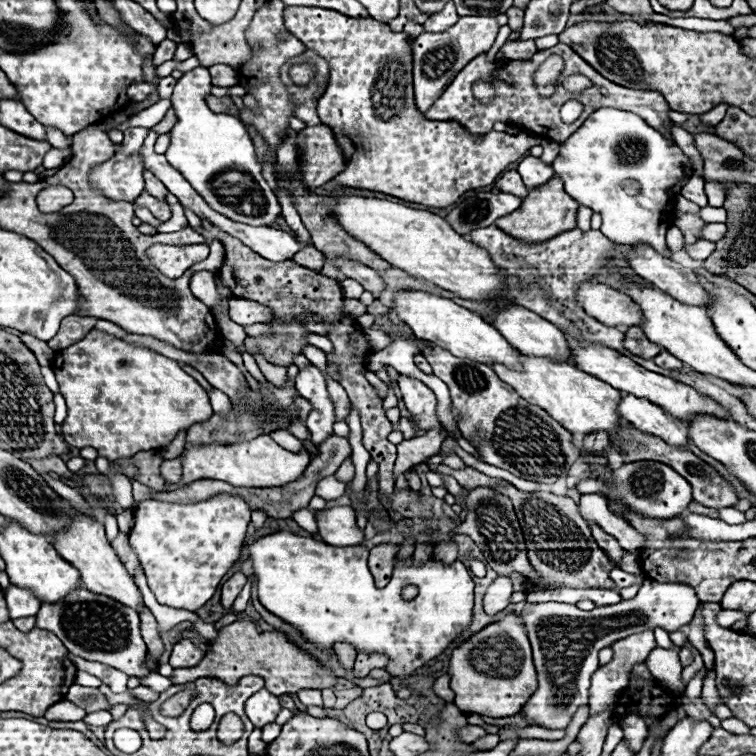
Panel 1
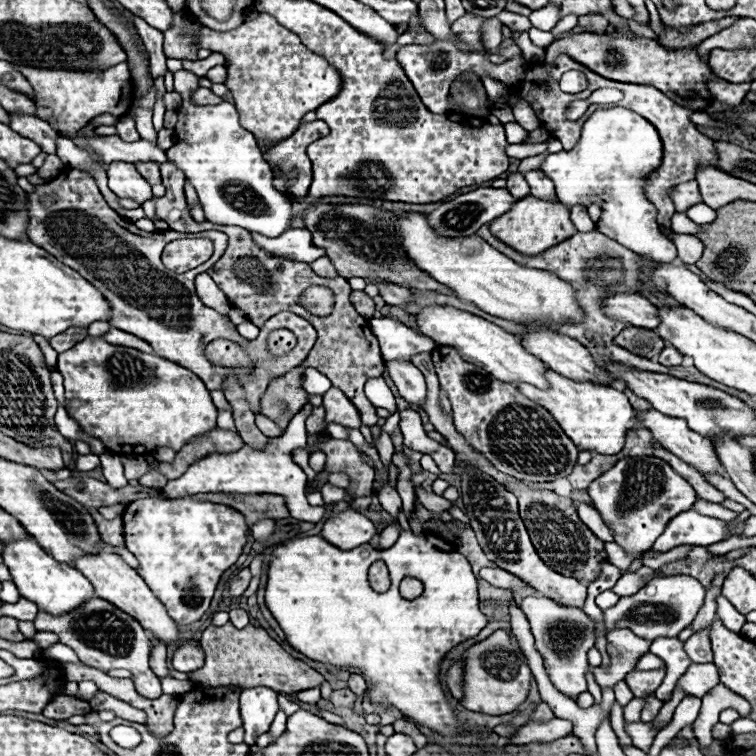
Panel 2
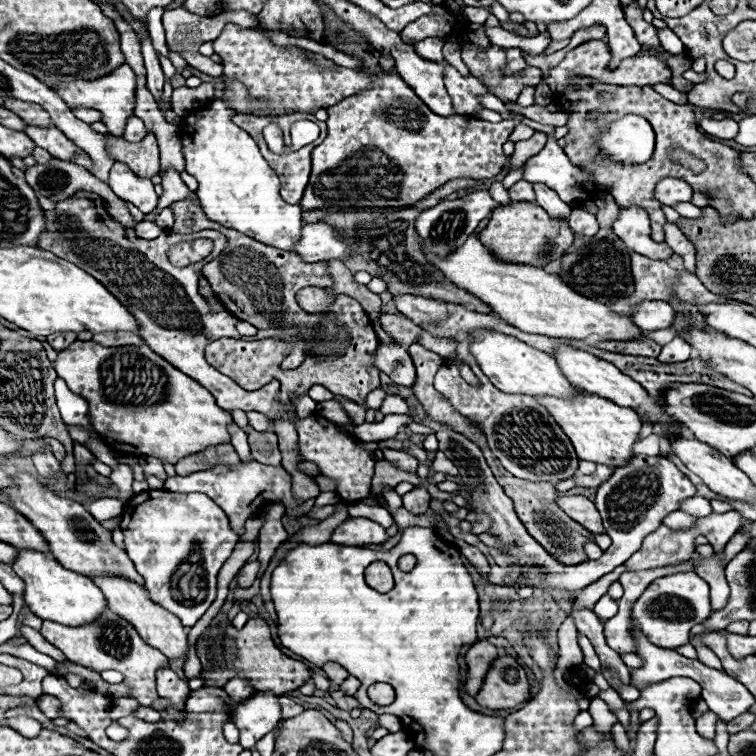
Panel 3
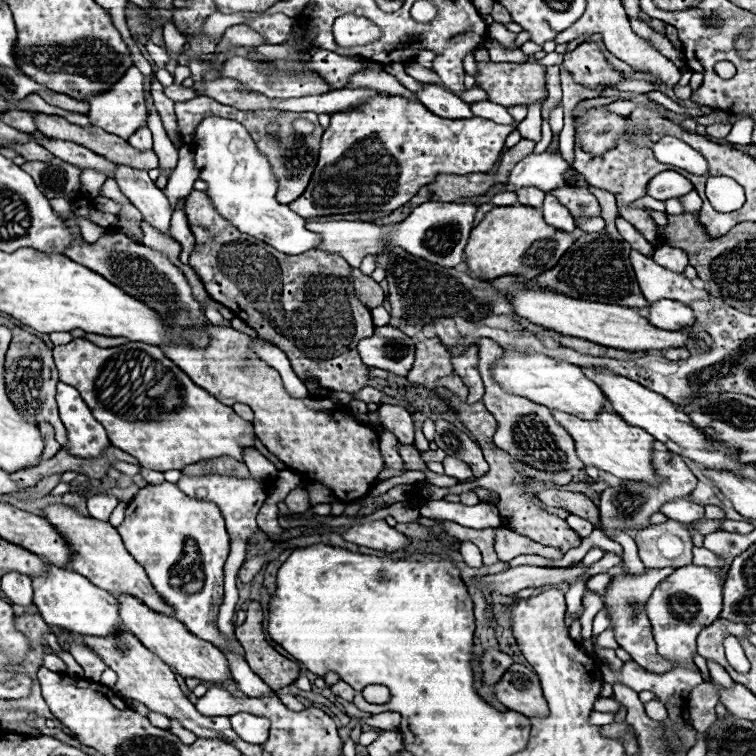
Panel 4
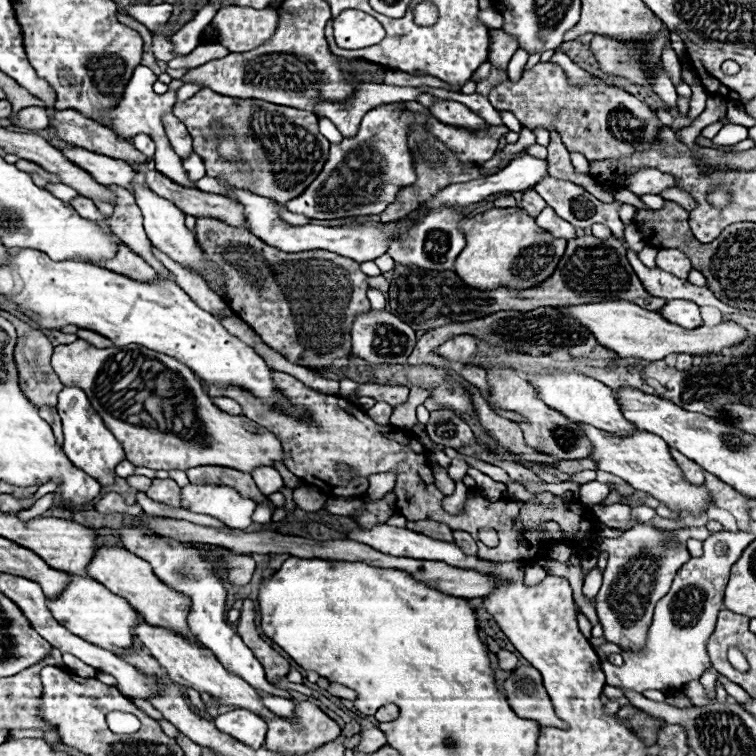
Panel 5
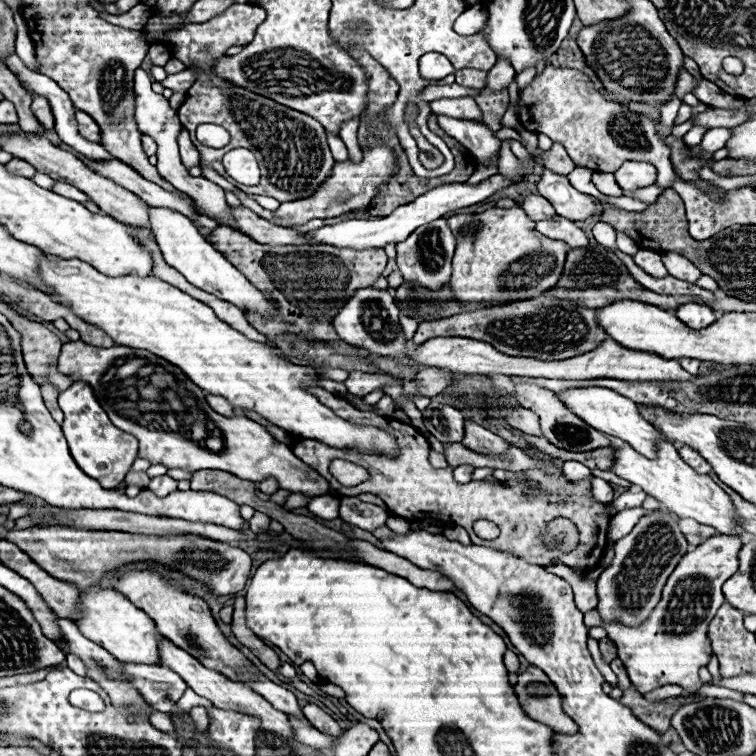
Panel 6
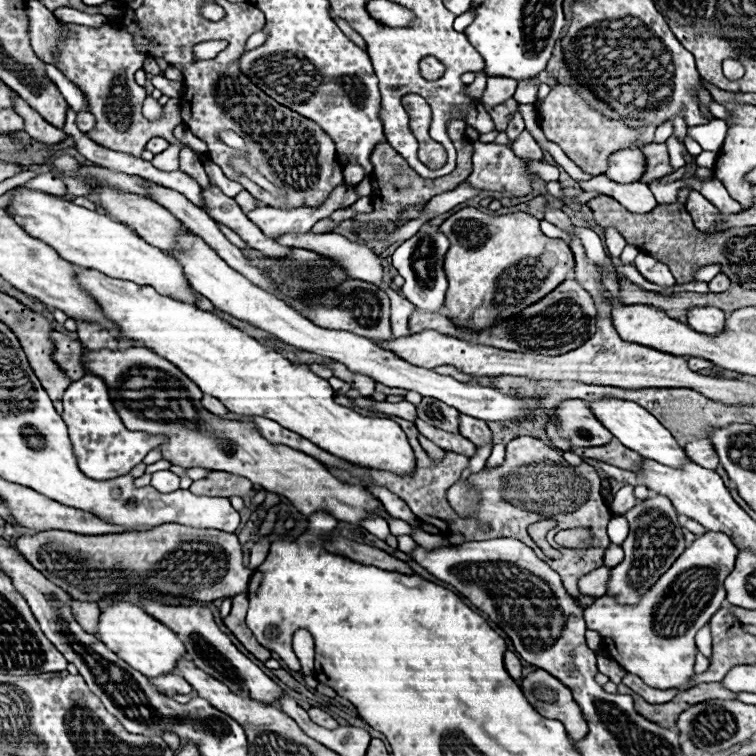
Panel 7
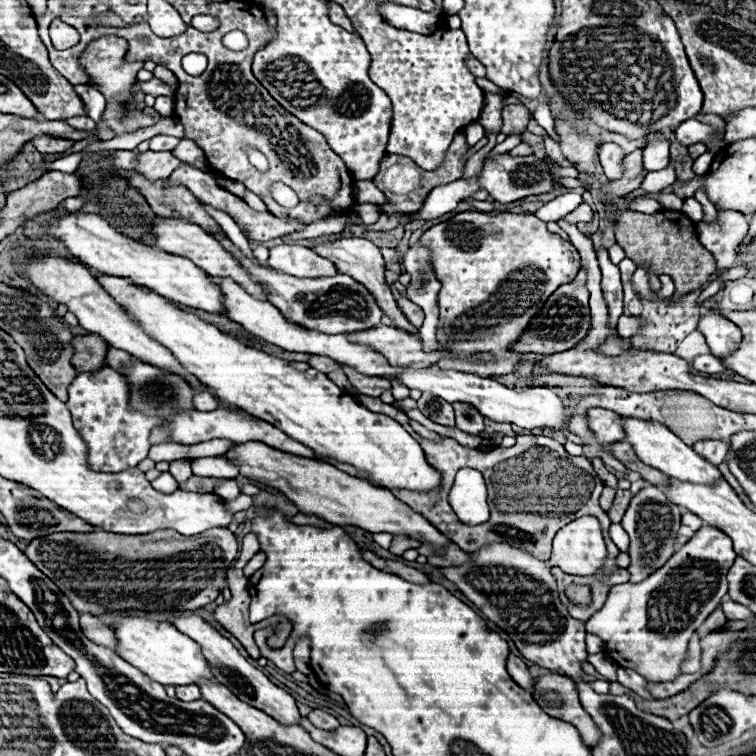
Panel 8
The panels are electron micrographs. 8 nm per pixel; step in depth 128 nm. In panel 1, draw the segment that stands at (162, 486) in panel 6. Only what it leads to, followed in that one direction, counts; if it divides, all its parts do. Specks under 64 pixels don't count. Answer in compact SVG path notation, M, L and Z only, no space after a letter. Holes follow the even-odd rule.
M230 494L210 496L208 500L202 500L196 504L144 500L136 508L134 518L136 518L136 524L130 532L130 546L134 548L134 552L142 562L142 568L148 578L148 586L156 594L156 600L172 608L194 612L196 608L204 606L212 598L226 570L240 558L240 548L246 536L246 528L250 524L250 506L244 504L242 498L236 498Z

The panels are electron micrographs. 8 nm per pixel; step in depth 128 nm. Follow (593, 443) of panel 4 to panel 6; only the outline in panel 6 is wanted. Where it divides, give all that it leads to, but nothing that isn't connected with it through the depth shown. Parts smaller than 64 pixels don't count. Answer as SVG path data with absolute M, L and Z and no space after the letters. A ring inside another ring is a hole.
M608 436L608 440L610 440L610 446L616 448L614 466L610 468L614 474L632 482L634 486L640 486L648 496L662 502L678 518L692 518L700 524L714 526L718 534L734 534L734 536L738 534L734 530L734 526L738 524L738 518L736 518L734 506L730 502L730 496L708 474L706 476L696 474L678 456L678 450L672 446L672 442L668 442L668 440L656 442L658 456L656 456L656 460L650 460L650 458L644 458L642 454L636 454L636 450L632 450L632 446L628 446L626 442L620 442L618 438Z

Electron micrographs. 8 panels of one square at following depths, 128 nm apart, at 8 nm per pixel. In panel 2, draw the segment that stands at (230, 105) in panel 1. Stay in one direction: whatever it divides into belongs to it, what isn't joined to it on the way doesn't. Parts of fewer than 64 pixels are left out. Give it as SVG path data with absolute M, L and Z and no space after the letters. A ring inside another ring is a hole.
M198 88L196 92L194 92L194 102L198 104L204 104L204 106L208 106L208 104L216 104L216 102L222 102L222 98L220 96L216 96L216 94L212 94L212 90L208 90L208 88Z

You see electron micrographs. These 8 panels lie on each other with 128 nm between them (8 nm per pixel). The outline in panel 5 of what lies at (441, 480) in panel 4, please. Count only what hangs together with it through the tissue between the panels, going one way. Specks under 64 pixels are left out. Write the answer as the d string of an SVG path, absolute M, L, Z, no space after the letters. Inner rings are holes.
M452 460L452 464L450 464L450 468L448 468L448 476L452 478L452 480L462 480L464 476L466 476L466 470L468 470L470 466L464 462L464 460Z

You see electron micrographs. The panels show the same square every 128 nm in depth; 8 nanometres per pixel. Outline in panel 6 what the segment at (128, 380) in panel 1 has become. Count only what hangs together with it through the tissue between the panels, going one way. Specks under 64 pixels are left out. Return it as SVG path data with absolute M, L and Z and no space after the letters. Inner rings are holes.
M78 340L62 346L58 368L74 382L84 380L94 388L94 394L108 412L112 424L136 436L138 458L150 460L150 464L162 464L166 468L180 468L186 472L224 470L252 482L272 476L278 480L280 488L312 498L324 496L330 490L330 484L320 478L320 474L298 460L292 450L268 434L262 424L252 422L242 414L232 418L216 414L208 406L206 394L200 386L196 386L180 368L164 362L164 358L148 354L148 350L132 350L128 346L96 348ZM130 358L144 358L150 364L160 366L160 386L110 386L110 372Z

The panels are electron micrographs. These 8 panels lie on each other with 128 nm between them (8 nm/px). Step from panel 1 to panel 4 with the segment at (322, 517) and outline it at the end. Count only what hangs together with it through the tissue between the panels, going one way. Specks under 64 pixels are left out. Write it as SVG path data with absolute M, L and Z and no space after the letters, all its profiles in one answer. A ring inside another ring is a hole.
M384 520L352 526L346 532L342 532L342 538L346 542L358 544L358 546L368 546L368 548L374 548L374 550L388 550L388 552L400 550L408 544L406 536L396 532Z

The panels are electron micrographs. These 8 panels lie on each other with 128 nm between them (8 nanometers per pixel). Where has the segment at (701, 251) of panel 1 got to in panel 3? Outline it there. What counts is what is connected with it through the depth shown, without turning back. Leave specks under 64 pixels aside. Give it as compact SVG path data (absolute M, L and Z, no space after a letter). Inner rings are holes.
M666 222L664 232L666 232L666 244L674 250L674 254L684 258L684 268L694 272L696 270L696 248L692 246L692 242L688 242L688 238L682 234L682 230L676 224Z

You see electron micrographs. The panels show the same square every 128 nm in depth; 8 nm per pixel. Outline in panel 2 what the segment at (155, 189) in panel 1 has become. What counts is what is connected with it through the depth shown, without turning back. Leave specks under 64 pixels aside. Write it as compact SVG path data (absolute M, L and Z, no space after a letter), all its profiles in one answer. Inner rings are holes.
M136 162L134 164L136 168L138 168L138 172L154 186L154 184L162 184L162 180L160 180L160 170L158 170L158 166L154 164L154 162Z

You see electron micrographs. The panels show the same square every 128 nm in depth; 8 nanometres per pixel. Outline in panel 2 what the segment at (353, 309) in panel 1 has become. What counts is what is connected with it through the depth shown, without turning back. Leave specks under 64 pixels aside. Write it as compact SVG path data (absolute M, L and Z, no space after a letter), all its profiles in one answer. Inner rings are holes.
M352 292L350 302L356 306L358 314L364 314L364 318L370 318L374 314L374 302L364 292Z

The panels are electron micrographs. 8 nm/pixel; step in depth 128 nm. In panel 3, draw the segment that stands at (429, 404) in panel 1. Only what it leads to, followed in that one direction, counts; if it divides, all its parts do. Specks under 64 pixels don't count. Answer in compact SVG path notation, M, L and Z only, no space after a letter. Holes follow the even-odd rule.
M380 344L376 350L376 360L374 364L386 372L396 384L412 388L414 380L416 380L416 370L414 364L408 356L408 348L402 344L394 344L394 346L386 346Z

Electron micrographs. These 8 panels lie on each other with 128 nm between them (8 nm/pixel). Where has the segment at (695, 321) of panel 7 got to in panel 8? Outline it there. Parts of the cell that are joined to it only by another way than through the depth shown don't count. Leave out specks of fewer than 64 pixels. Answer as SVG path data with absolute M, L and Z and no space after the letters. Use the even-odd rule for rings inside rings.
M708 310L706 314L702 314L698 330L704 334L706 344L718 358L732 354L742 338L738 326L732 324L726 316L722 316L720 310Z

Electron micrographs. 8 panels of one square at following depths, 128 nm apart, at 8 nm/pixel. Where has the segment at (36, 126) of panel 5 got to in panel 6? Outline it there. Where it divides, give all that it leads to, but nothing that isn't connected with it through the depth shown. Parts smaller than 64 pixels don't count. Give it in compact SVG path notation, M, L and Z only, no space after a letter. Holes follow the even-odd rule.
M34 96L34 102L32 102L32 114L36 116L36 120L52 130L54 128L54 118L52 118L52 112L50 112L50 106L48 106L48 100L42 98L42 96Z

